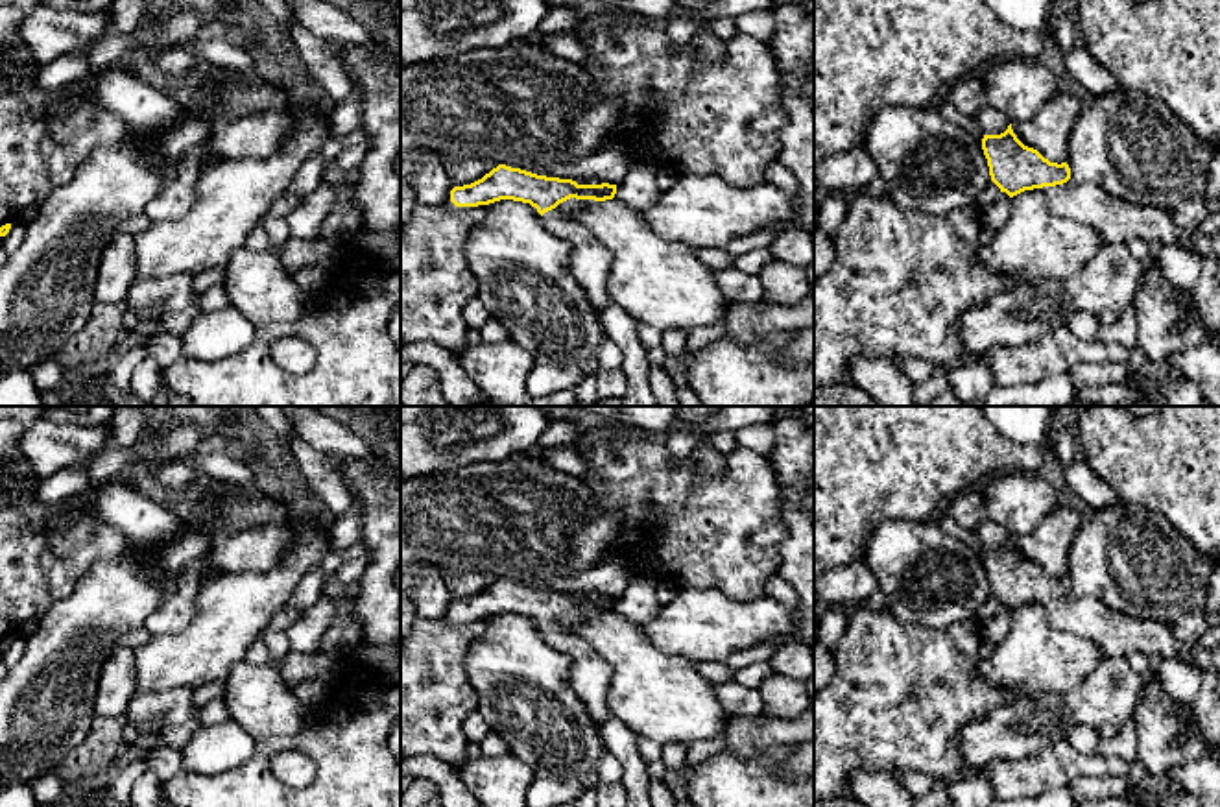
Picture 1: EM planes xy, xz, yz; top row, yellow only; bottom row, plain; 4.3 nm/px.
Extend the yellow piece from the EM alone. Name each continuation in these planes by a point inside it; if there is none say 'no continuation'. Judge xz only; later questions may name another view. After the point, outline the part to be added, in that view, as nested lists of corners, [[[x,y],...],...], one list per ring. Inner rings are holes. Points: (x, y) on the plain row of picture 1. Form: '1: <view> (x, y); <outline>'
1: xz (591, 674); [[[556,622],[543,628],[543,639],[570,659],[572,687],[594,726],[602,729],[609,717],[605,696],[613,667],[589,641]]]

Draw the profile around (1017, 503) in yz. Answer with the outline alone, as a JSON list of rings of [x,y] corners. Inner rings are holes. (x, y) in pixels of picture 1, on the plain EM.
[[[1010,473],[986,480],[982,508],[1010,537],[1028,536],[1059,504],[1054,486],[1037,475]]]

